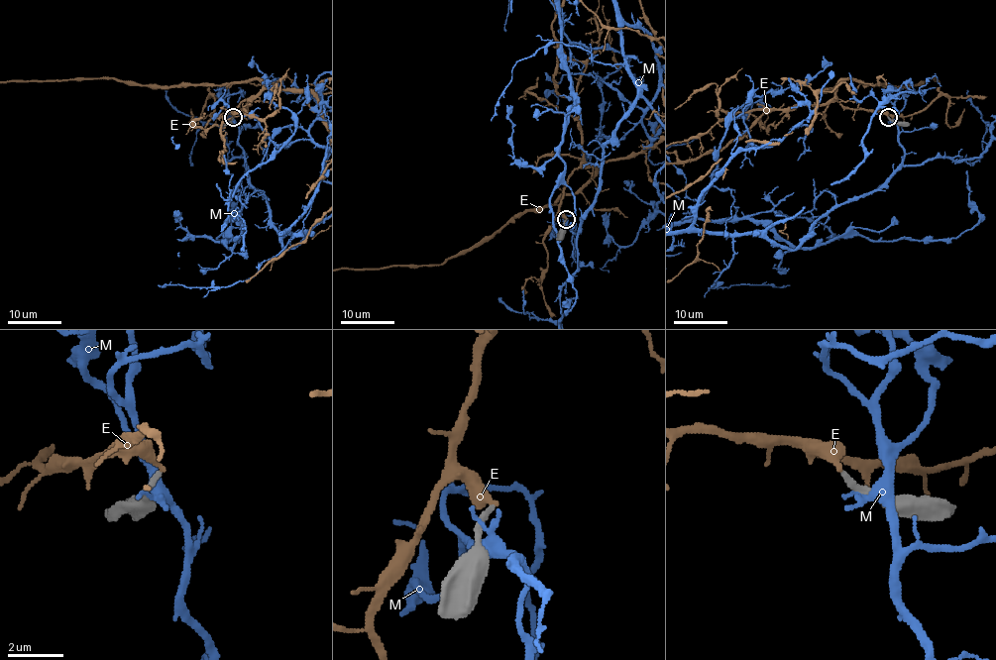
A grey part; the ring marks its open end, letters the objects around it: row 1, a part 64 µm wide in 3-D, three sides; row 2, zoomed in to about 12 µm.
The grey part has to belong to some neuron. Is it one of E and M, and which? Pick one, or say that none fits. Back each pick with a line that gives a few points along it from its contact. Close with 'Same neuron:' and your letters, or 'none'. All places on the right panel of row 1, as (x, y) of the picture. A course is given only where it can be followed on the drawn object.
Same neuron: none

